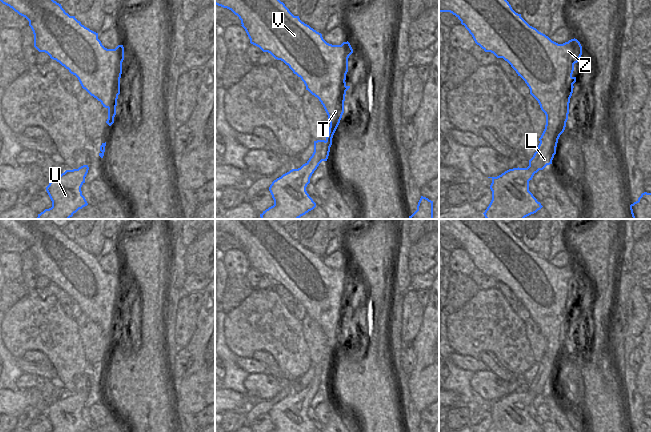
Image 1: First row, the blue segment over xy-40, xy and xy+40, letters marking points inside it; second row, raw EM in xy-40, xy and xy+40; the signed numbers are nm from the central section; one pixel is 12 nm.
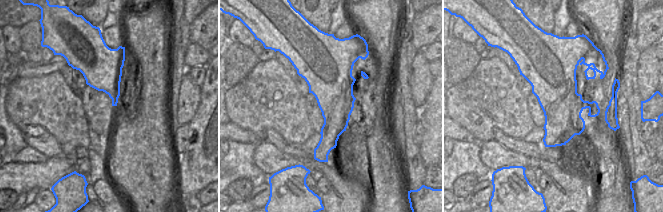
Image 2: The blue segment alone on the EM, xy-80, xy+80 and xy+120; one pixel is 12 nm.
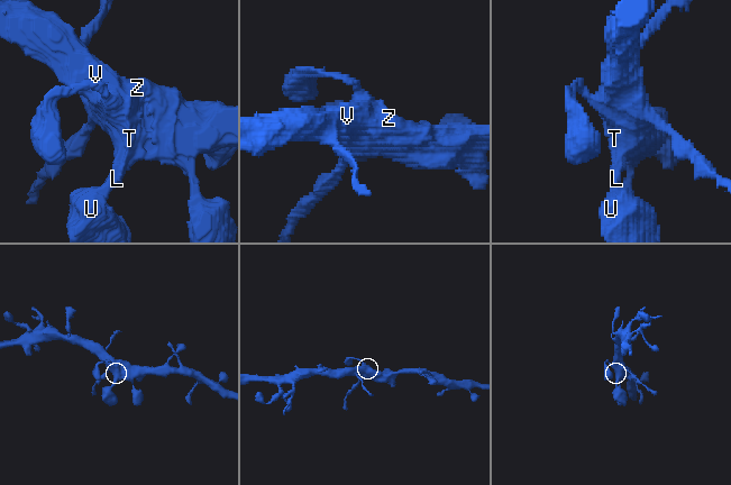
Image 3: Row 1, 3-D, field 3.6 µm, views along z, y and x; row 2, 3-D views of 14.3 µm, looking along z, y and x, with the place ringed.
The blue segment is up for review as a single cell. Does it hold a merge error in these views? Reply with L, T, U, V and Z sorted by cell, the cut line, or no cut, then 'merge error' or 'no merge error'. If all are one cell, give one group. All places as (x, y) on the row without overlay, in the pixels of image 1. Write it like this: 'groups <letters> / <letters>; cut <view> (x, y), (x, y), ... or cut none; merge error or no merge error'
groups L T U V Z; cut none; no merge error

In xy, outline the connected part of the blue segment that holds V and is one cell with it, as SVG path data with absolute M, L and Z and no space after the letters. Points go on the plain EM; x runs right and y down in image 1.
M215 219L215 228L231 234L241 244L250 267L275 283L283 285L304 306L306 314L317 321L323 329L330 346L325 364L314 365L314 376L298 393L292 393L272 406L269 415L274 429L269 432L315 432L316 427L306 415L310 402L322 385L327 385L333 359L344 337L348 282L353 277L350 267L341 269L327 267L322 258L294 240L275 219Z

